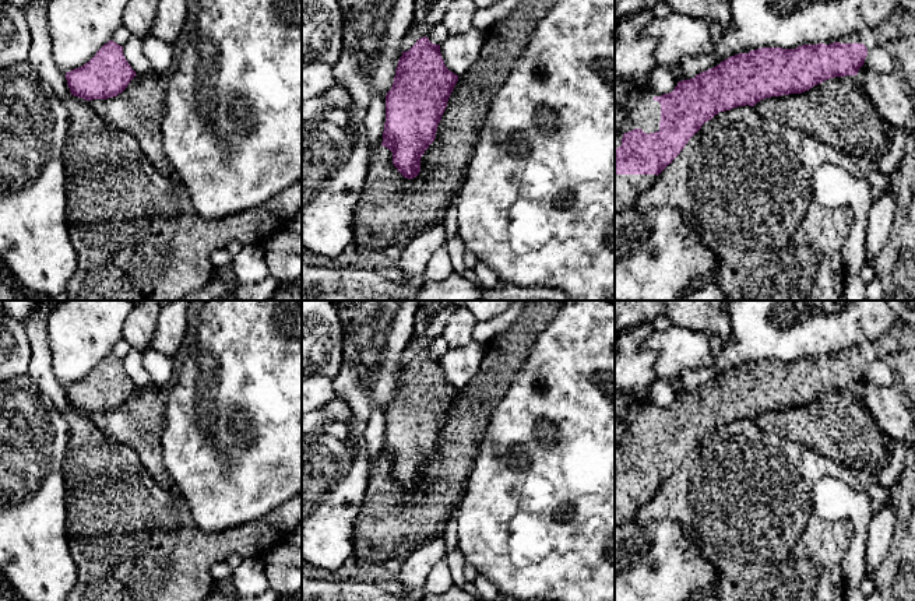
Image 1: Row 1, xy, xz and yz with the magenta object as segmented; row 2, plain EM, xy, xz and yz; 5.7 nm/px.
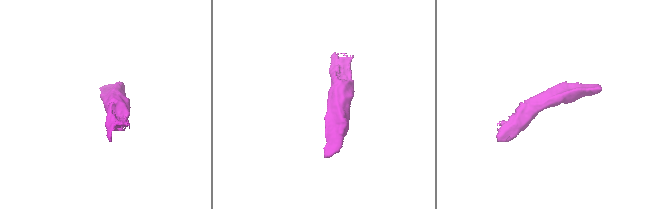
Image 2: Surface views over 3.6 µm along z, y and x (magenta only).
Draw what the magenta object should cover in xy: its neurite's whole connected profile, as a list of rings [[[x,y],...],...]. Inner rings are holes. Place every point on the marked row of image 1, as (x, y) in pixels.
[[[109,41],[88,63],[66,73],[66,80],[71,95],[92,101],[117,96],[136,75],[123,46]]]

